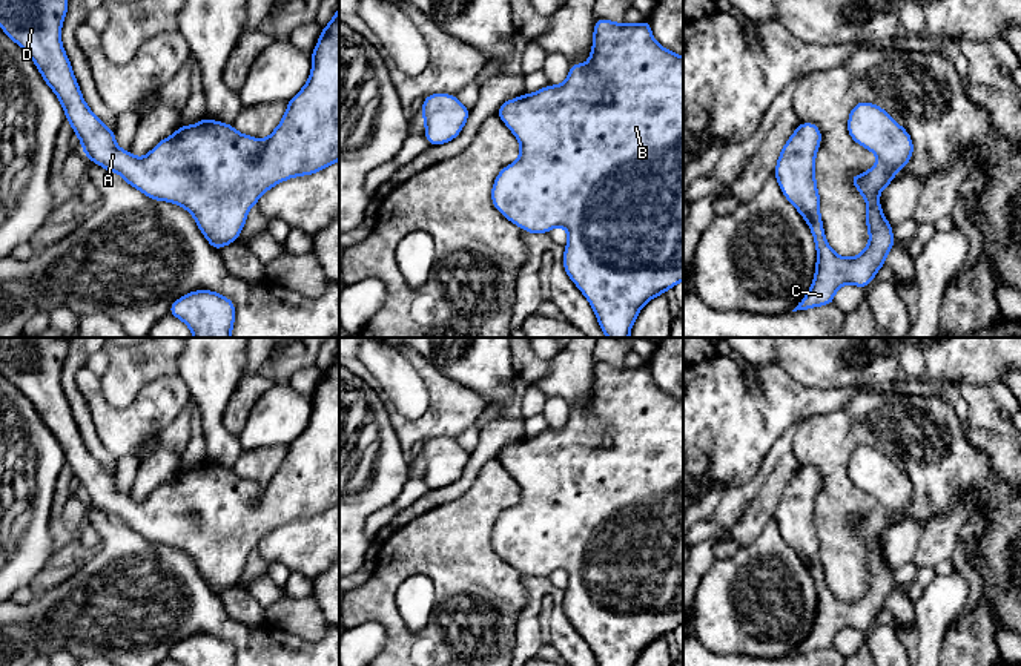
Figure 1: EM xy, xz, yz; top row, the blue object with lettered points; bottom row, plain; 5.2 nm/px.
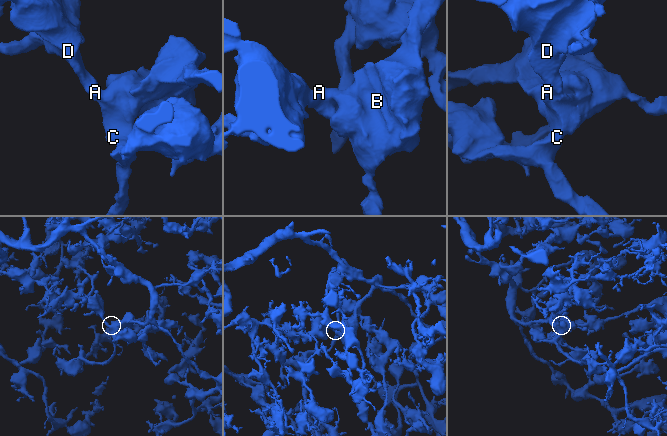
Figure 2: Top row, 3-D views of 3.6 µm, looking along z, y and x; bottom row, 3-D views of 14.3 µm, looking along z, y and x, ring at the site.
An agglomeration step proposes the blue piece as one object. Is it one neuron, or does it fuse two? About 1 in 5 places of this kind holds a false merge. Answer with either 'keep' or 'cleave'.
keep

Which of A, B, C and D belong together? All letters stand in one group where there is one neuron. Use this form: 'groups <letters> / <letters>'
groups A B C D

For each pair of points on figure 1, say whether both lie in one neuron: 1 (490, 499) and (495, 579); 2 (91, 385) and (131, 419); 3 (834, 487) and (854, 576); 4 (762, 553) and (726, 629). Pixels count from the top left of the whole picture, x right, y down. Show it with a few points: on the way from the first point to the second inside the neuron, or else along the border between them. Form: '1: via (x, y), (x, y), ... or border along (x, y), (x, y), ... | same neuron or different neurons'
1: via (479, 519), (479, 559) | same neuron
2: via (94, 398), (118, 419) | same neuron
3: via (834, 508), (834, 533), (843, 554) | same neuron
4: via (762, 571), (762, 590), (740, 611) | same neuron

